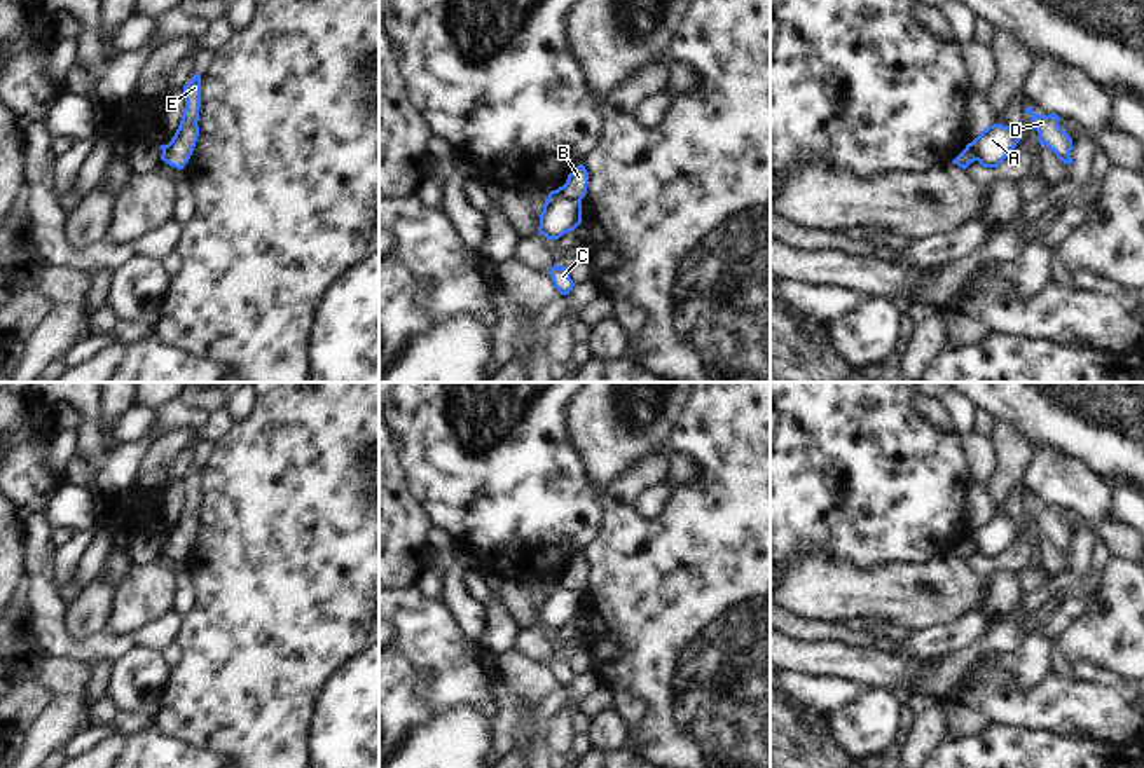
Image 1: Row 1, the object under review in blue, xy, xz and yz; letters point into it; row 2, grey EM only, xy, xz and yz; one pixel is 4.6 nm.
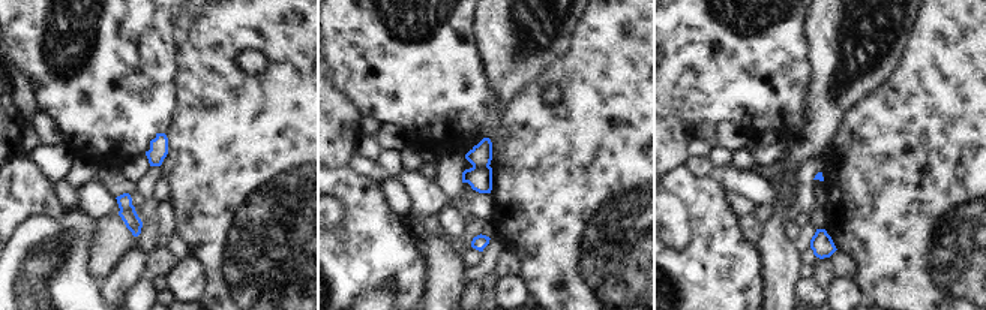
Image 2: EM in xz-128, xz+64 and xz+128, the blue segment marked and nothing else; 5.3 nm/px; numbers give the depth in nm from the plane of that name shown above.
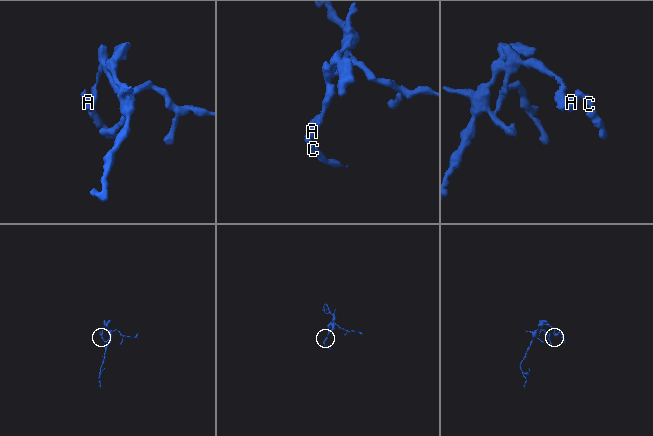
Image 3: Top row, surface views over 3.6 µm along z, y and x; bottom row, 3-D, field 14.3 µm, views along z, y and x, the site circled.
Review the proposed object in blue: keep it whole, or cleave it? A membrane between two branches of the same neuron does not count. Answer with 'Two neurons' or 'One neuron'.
Two neurons.

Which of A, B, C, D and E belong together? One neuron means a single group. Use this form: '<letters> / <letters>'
A C D / B E

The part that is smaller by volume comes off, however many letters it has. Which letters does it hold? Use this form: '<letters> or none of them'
A, C, D

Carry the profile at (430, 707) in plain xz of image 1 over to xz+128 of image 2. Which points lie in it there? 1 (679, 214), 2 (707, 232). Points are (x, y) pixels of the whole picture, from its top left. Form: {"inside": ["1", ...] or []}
{"inside": ["2"]}

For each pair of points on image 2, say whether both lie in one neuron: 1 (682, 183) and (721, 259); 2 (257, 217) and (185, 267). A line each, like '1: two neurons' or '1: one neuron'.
1: one neuron
2: two neurons

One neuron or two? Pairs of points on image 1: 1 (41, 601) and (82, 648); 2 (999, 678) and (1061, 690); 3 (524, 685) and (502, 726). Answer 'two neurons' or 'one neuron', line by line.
1: one neuron
2: one neuron
3: one neuron

